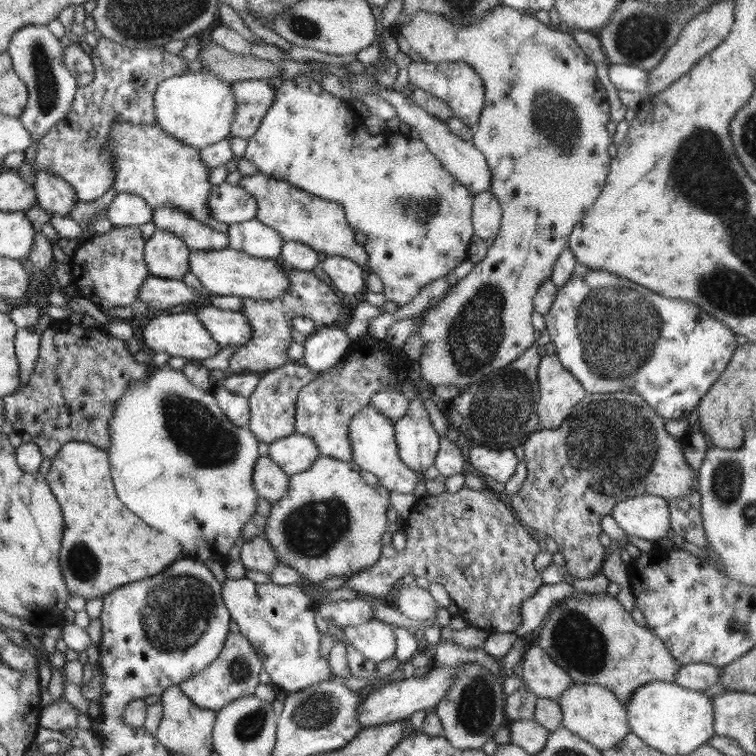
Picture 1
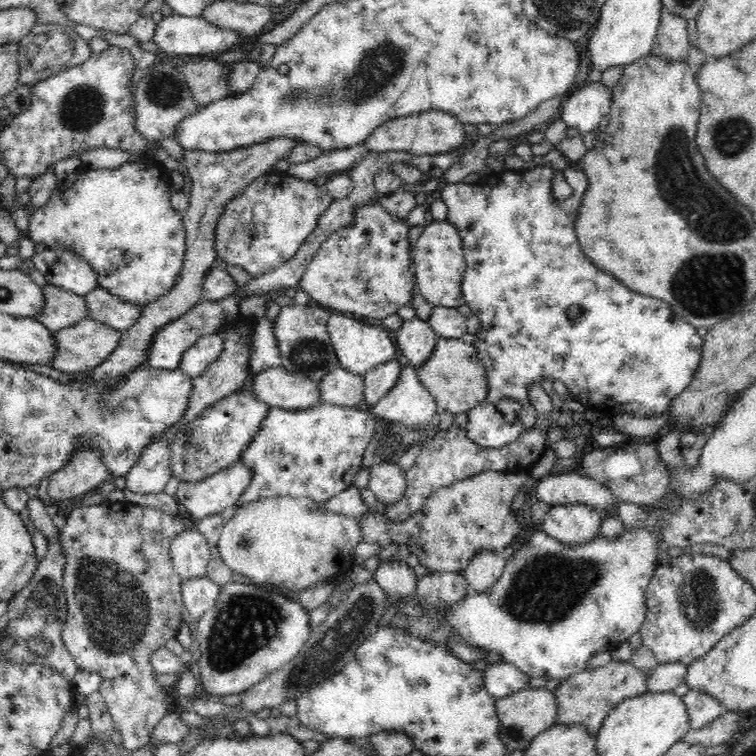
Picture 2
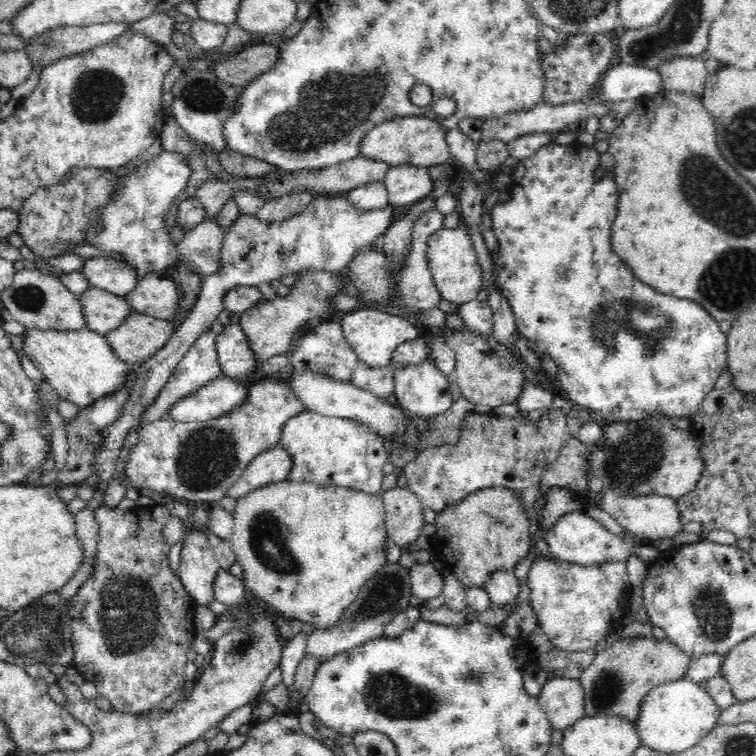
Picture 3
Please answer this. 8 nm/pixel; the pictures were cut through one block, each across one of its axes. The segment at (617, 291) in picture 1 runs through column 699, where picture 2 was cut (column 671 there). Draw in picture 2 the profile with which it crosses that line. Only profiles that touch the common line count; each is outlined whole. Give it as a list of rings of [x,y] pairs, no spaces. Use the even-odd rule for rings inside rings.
[[[569,164],[564,170],[565,180],[571,186],[572,194],[564,199],[558,200],[552,195],[552,178],[554,178],[554,169],[550,166],[543,165],[527,165],[523,169],[506,170],[497,168],[486,176],[486,178],[475,183],[448,183],[444,182],[442,186],[441,199],[447,204],[448,219],[447,222],[458,229],[458,234],[462,237],[462,250],[464,260],[466,261],[466,272],[462,280],[462,292],[464,293],[464,304],[467,304],[472,314],[478,316],[481,321],[481,329],[476,333],[476,341],[474,345],[480,351],[480,361],[484,362],[486,367],[486,377],[488,377],[488,396],[484,402],[480,402],[478,406],[471,408],[467,412],[468,439],[472,439],[476,444],[484,448],[495,449],[501,446],[506,446],[510,441],[516,440],[524,431],[531,429],[536,424],[537,412],[534,405],[530,402],[528,396],[528,385],[530,383],[540,383],[544,378],[561,380],[567,387],[569,392],[576,400],[581,402],[586,409],[603,412],[606,415],[616,415],[620,412],[629,412],[630,414],[641,414],[645,417],[660,417],[668,408],[670,402],[678,394],[682,394],[688,384],[692,382],[692,376],[696,374],[698,366],[703,356],[702,344],[704,338],[698,334],[698,329],[688,323],[684,317],[680,317],[676,311],[664,300],[656,297],[637,293],[636,291],[628,290],[620,280],[616,280],[612,274],[606,274],[602,270],[598,270],[582,252],[578,236],[576,236],[576,228],[574,222],[579,216],[580,202],[588,190],[588,177],[584,173],[584,169],[578,166]],[[570,306],[578,306],[582,312],[577,319],[568,317],[568,308]],[[502,398],[512,398],[518,404],[522,405],[522,414],[518,414],[518,418],[514,422],[506,422],[502,412],[496,410],[496,404]]]

